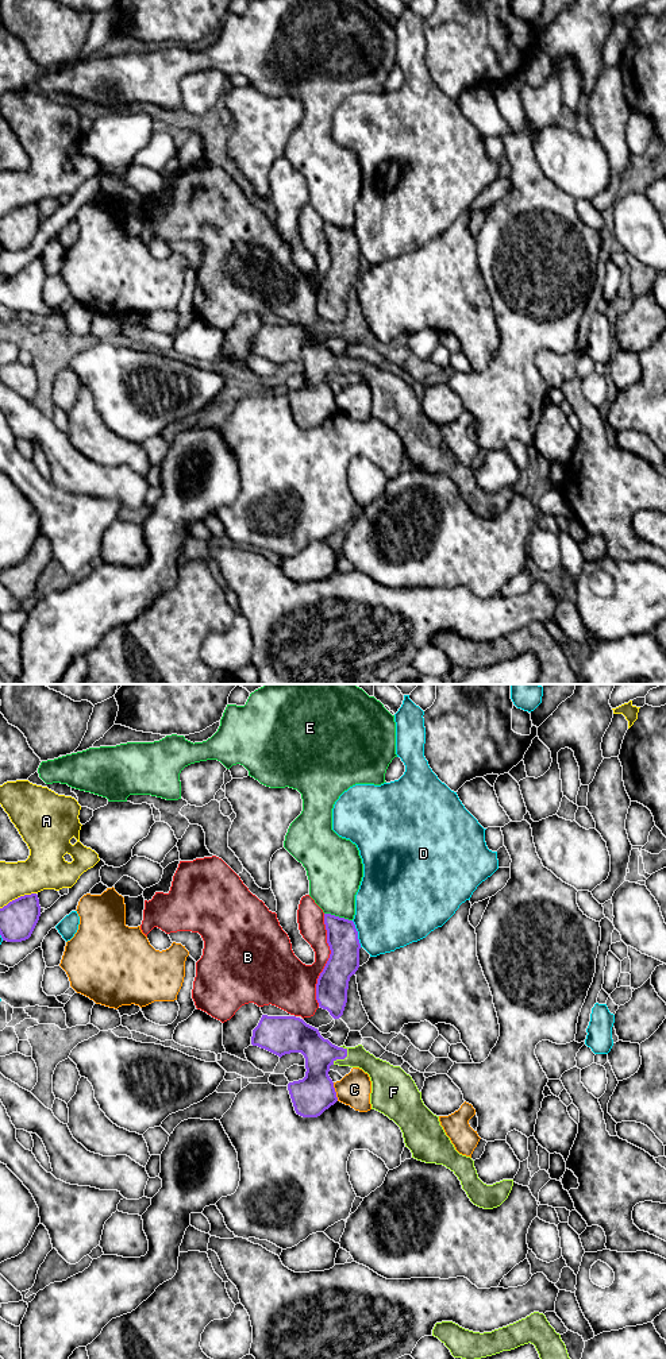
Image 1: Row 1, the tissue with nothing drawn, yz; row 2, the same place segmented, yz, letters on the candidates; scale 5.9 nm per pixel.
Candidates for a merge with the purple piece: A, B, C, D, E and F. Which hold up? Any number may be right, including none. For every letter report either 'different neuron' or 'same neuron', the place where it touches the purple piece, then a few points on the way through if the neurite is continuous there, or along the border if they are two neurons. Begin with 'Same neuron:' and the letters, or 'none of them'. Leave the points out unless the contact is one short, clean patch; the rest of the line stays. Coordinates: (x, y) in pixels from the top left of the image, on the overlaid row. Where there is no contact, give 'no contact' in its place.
Same neuron: F
A: different neuron; contact yz (18, 898)
B: different neuron; contact yz (328, 960)
C: different neuron; contact yz (335, 1092)
D: different neuron; contact yz (357, 934)
E: different neuron; contact yz (338, 917)
F: same neuron; contact yz (343, 1058); way yz (316, 1091), (316, 1073), (343, 1058), (362, 1058), (381, 1073)

